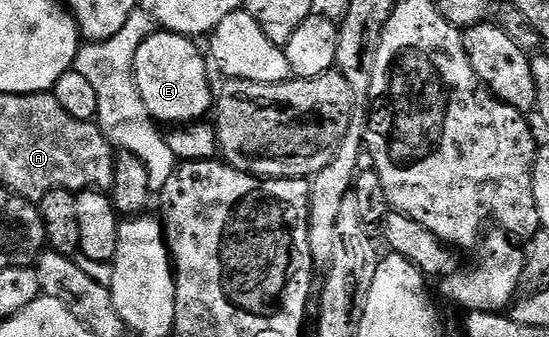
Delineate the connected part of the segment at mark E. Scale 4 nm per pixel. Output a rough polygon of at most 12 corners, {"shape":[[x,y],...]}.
{"shape":[[159,30],[136,49],[134,87],[159,124],[205,120],[208,63]]}

